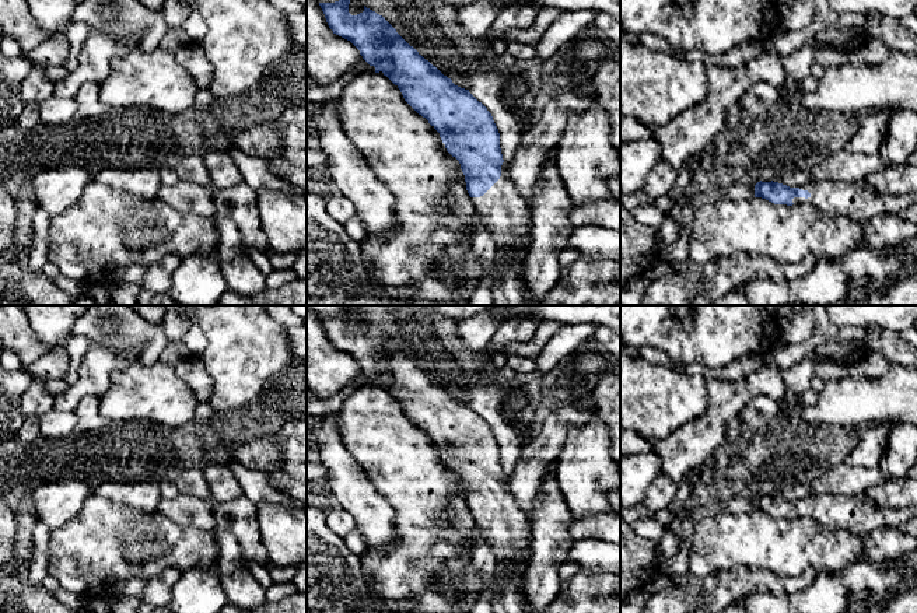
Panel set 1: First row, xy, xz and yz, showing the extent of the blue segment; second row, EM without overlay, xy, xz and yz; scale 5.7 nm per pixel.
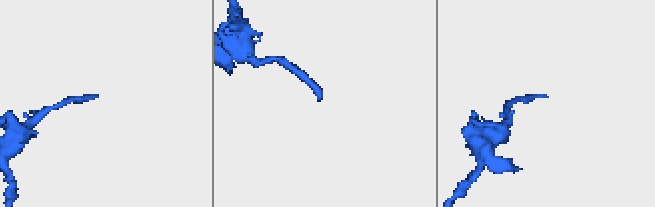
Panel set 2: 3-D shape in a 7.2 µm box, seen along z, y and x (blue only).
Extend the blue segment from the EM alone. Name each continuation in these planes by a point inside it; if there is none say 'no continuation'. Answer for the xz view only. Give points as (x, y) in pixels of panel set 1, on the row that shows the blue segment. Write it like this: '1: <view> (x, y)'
1: xz (501, 210)

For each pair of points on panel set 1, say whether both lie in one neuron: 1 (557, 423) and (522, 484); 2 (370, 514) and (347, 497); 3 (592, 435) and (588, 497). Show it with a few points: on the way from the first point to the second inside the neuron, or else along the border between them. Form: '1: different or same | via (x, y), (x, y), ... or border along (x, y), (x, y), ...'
1: same | via (549, 438), (536, 454), (531, 469)
2: same | via (364, 508), (353, 497)
3: same | via (588, 451), (588, 482)

